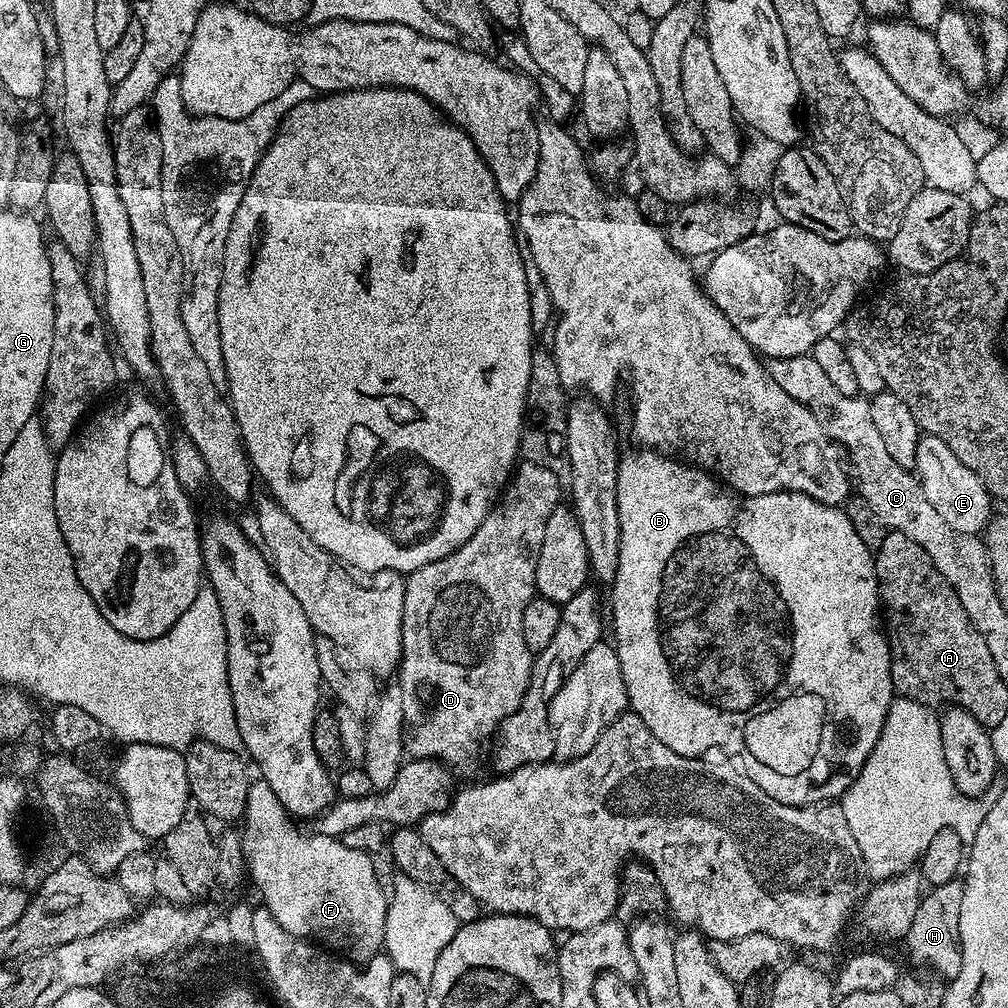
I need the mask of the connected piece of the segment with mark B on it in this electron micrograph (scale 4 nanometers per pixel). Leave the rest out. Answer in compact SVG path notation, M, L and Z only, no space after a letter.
M639 450L620 456L618 466L618 526L620 527L620 549L618 550L618 574L610 585L612 591L612 628L616 631L614 647L618 654L618 662L622 666L622 678L626 682L626 694L628 695L628 708L650 726L650 734L658 738L674 754L700 758L705 755L707 748L712 748L715 744L740 744L744 743L744 749L740 752L739 763L742 771L748 775L770 798L778 798L778 802L804 808L808 804L823 804L835 801L843 797L844 791L854 782L854 778L862 770L866 758L874 750L878 738L882 734L882 726L886 722L886 714L890 710L894 699L894 689L892 686L892 671L890 670L890 650L888 649L888 638L885 629L882 627L882 605L880 603L880 587L876 581L876 562L873 549L858 538L858 533L854 531L854 526L850 522L847 511L839 507L823 504L814 498L810 498L801 492L771 492L770 494L758 494L757 496L742 496L739 492L733 492L731 488L725 486L717 480L711 472L705 472L702 468L697 468L687 462L681 462L668 454L661 454L655 450Z

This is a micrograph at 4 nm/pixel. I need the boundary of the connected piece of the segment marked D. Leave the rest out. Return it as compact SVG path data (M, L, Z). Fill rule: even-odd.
M531 462L517 463L506 487L501 491L499 500L493 504L486 514L482 526L474 530L474 534L461 548L454 550L446 558L438 562L430 562L418 570L407 573L404 582L404 609L402 610L402 654L398 669L398 687L402 698L402 714L404 715L404 751L409 757L418 760L439 760L453 769L459 770L467 766L471 760L480 756L480 747L493 739L494 733L504 723L507 716L513 716L528 689L534 654L526 646L526 638L522 638L522 614L526 606L536 595L536 567L538 566L538 550L542 546L542 537L546 530L546 521L550 514L561 503L562 489L560 480L546 466L534 466Z

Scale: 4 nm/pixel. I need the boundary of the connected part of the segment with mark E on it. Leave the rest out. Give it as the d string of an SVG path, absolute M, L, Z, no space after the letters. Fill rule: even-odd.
M921 435L914 472L930 506L938 510L938 515L945 520L946 526L954 526L954 530L971 536L983 533L988 521L994 515L993 497L988 495L986 486L978 478L978 474L974 474L974 470L958 462L958 458L950 450L950 446L942 442L942 438Z

